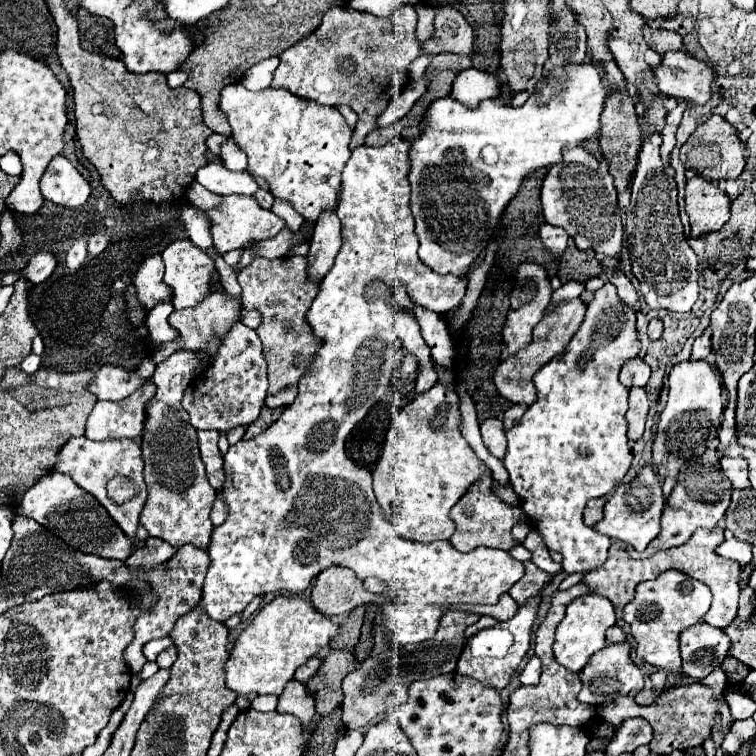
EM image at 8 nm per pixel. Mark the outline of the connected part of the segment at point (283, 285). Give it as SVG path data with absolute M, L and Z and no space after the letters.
M298 255L280 259L258 257L238 273L242 305L262 313L262 325L256 329L256 333L262 341L262 353L268 363L270 387L266 395L266 407L286 407L296 399L298 379L304 375L320 347L320 341L310 333L304 317L318 293L318 283L308 283L306 279L306 263L306 257Z

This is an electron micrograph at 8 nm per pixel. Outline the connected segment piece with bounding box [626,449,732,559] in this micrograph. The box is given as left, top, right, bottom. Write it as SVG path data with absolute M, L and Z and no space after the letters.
M708 449L704 455L686 461L680 467L680 473L676 477L676 487L670 493L670 497L666 501L666 507L662 511L662 531L660 531L660 535L650 543L650 547L646 547L642 552L636 551L632 546L627 546L629 556L633 559L647 559L648 555L652 555L660 549L670 549L670 547L684 545L692 537L692 533L700 527L704 527L704 529L716 527L716 523L724 517L724 513L730 505L730 493L732 493L732 485L730 485L730 479L720 469L716 451Z

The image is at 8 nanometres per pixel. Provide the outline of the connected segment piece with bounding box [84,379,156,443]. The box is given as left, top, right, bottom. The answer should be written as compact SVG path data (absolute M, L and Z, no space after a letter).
M144 379L140 391L134 391L128 399L120 403L112 401L96 401L88 421L86 421L86 437L94 441L108 439L134 439L140 443L140 433L144 431L146 405L156 395L156 387L152 387L152 379Z

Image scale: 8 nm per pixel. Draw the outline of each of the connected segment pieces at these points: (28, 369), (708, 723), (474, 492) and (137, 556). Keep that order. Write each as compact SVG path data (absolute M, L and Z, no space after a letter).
M30 353L22 363L20 363L20 369L26 373L26 375L32 375L36 369L40 369L40 357Z
M692 683L690 687L672 687L666 689L652 705L646 707L646 721L654 729L650 749L660 755L670 751L686 751L688 747L700 747L712 733L716 721L720 719L722 701L714 697L714 691L708 685Z
M484 475L452 507L450 515L454 515L454 523L456 523L454 549L466 553L466 551L472 551L472 549L476 549L480 545L494 547L494 549L512 549L516 545L510 531L518 521L522 521L522 511L502 503L490 489L492 489L492 479L488 475Z
M148 537L148 539L144 541L144 545L140 545L140 547L126 559L126 565L152 569L152 567L156 567L156 565L168 561L174 553L176 553L176 551L174 551L168 543L164 543L164 541L156 539L156 537Z

